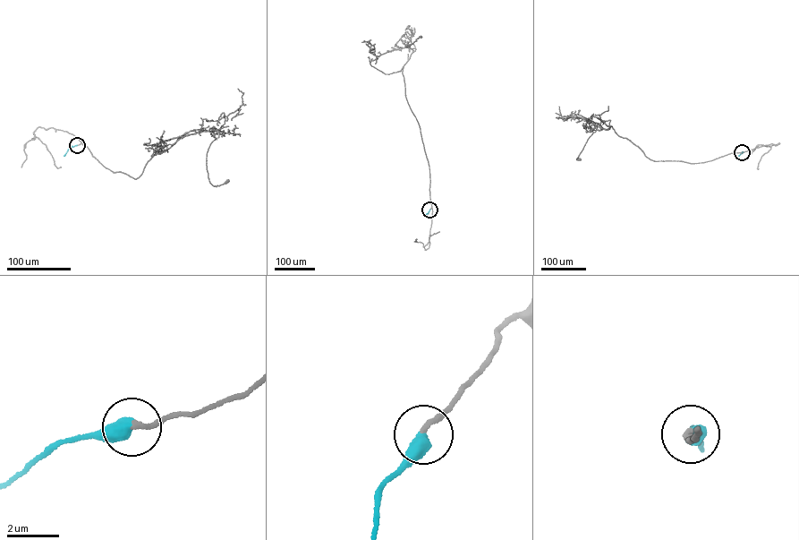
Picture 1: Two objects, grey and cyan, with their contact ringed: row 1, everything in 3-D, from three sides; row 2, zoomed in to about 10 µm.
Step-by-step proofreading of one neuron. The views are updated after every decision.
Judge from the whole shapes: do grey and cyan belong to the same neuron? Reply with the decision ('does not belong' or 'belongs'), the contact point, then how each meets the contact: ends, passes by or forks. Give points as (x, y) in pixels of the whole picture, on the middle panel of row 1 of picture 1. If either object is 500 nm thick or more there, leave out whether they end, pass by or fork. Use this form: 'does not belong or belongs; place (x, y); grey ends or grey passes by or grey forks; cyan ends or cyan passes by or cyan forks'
belongs; place (429, 210)

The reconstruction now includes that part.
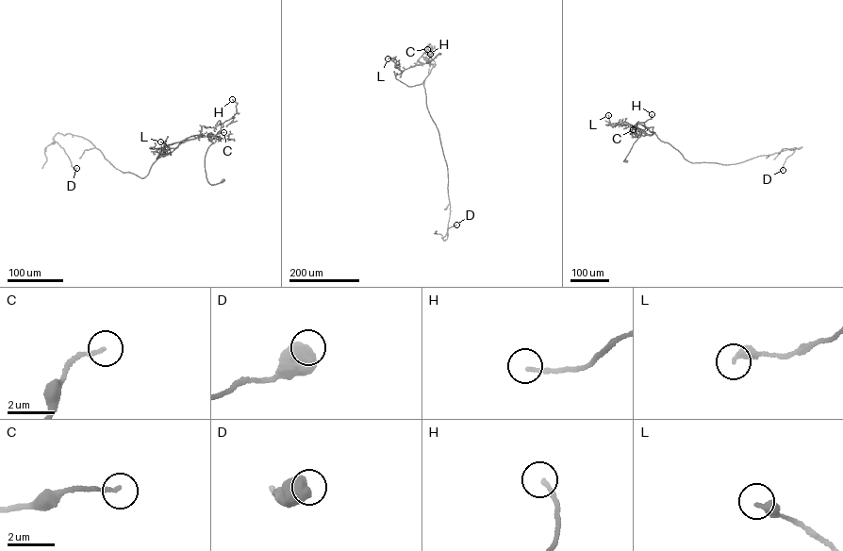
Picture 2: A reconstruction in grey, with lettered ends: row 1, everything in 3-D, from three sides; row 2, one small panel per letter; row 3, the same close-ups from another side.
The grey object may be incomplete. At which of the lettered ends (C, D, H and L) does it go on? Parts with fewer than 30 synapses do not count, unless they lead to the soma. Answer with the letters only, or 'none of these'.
none of these

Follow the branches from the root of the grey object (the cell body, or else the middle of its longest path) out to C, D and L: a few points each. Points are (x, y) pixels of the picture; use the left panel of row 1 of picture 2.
C: (223, 180), (209, 184), (205, 163), (206, 152), (212, 142), (207, 134), (223, 132)
D: (223, 180), (206, 176), (215, 135), (187, 137), (142, 178), (57, 132), (76, 168)
L: (223, 180), (211, 185), (206, 176), (210, 137), (164, 145), (170, 148), (167, 151), (160, 141)

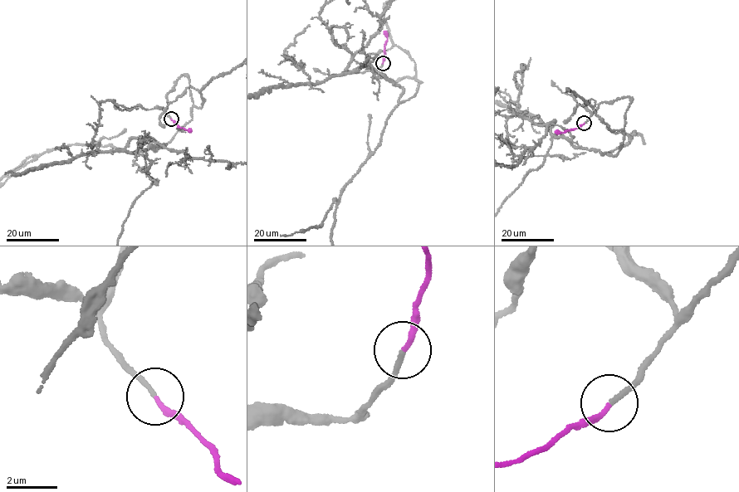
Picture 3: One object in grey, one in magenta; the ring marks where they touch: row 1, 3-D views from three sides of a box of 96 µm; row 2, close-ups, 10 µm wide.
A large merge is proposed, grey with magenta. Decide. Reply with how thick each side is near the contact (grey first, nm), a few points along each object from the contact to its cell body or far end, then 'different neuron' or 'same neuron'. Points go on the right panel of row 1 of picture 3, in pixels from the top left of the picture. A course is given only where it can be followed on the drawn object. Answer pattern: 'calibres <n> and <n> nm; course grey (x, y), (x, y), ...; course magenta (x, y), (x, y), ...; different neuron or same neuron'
calibres 180 and 200 nm; course grey (584, 123), (602, 102), (631, 99), (615, 155), (552, 135); course magenta (584, 123), (564, 133), (555, 131); same neuron

